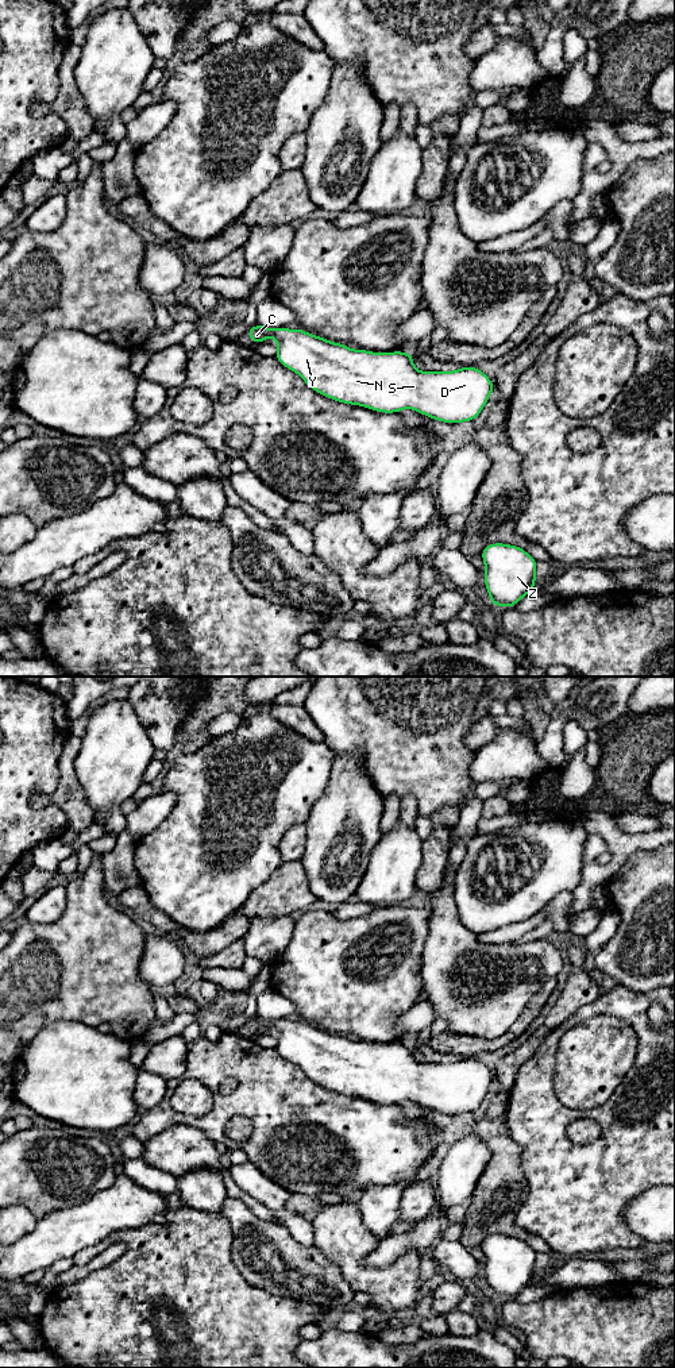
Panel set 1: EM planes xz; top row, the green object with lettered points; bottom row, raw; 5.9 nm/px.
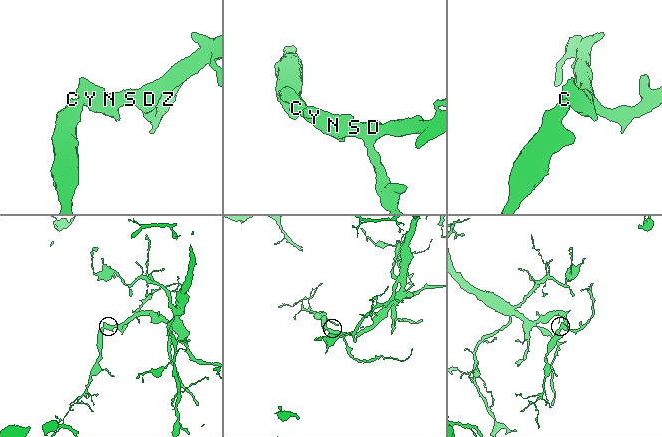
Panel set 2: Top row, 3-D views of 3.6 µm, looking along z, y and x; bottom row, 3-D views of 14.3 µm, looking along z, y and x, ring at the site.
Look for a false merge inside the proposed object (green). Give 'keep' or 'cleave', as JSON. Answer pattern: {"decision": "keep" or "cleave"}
{"decision": "keep"}

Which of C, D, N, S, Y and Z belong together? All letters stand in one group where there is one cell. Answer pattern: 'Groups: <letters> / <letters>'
Groups: C D N S Y Z

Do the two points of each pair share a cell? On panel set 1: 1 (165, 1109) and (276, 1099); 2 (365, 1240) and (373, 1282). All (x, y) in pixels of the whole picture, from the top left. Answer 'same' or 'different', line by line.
1: same
2: same

